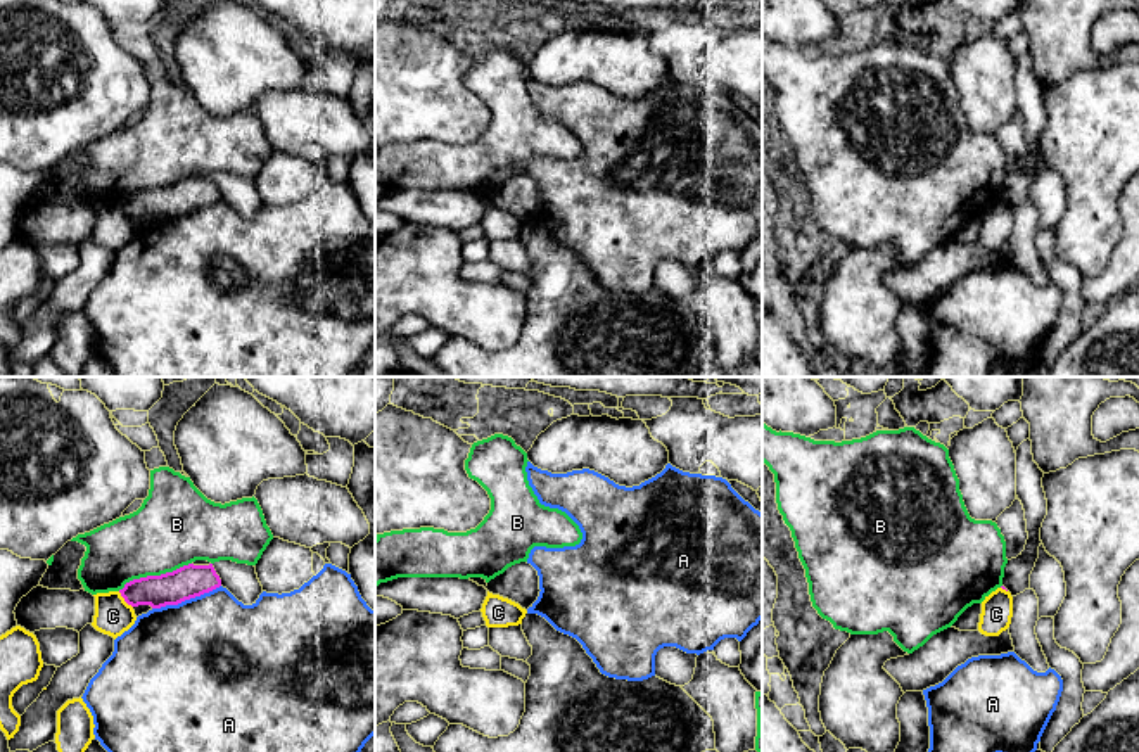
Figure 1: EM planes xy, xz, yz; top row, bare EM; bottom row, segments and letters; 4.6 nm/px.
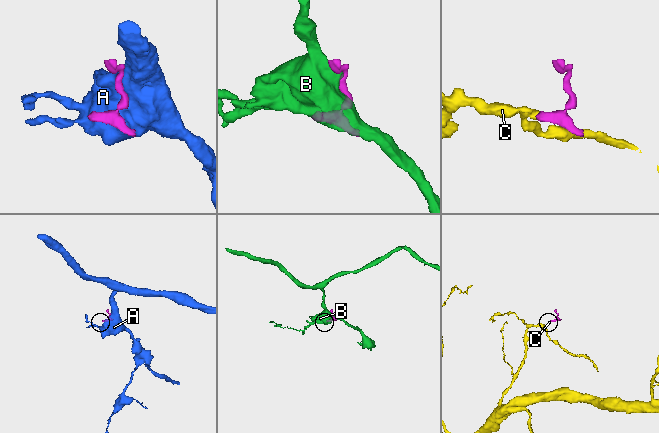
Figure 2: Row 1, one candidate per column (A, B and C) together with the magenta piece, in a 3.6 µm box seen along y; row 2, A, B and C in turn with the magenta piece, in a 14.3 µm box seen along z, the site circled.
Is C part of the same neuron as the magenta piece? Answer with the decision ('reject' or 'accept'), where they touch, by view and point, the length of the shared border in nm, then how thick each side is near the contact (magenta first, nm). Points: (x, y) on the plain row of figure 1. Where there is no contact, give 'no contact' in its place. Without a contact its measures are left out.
reject; contact xy (125, 213); length 100 nm; calibres 160 and 180 nm

